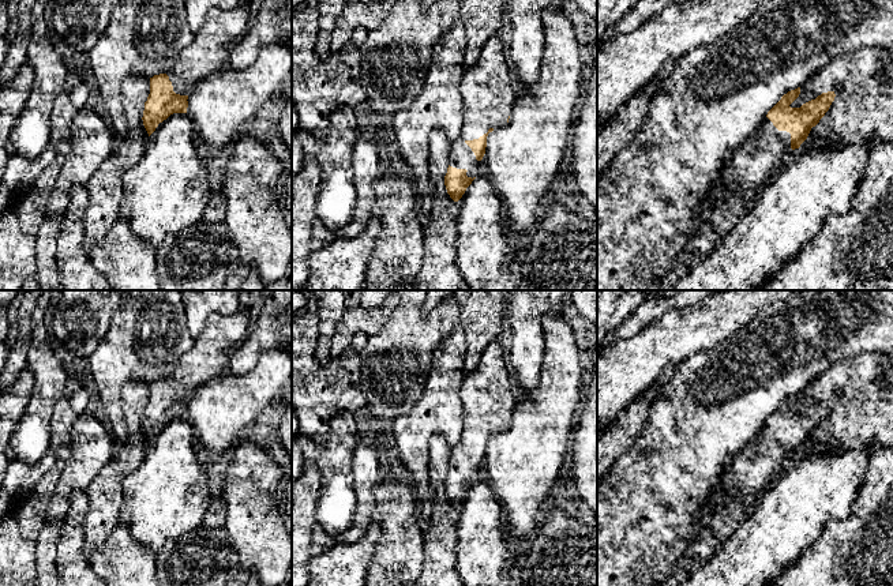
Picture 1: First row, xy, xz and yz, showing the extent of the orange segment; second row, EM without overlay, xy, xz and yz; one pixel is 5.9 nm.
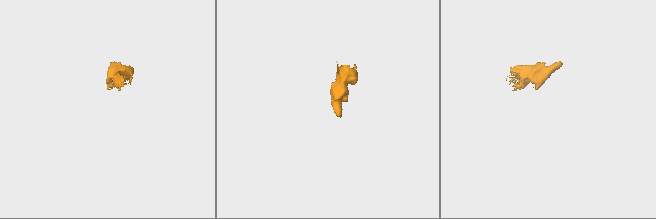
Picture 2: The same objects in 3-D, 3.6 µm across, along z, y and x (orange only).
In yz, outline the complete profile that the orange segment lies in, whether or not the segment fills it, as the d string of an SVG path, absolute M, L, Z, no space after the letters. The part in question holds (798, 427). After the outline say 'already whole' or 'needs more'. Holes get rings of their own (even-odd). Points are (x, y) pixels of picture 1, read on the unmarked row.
M800 392L788 397L757 429L757 442L742 447L731 459L736 477L748 482L769 482L807 444L813 432L829 416L834 397L822 398L800 413L789 410L799 402Z | needs more

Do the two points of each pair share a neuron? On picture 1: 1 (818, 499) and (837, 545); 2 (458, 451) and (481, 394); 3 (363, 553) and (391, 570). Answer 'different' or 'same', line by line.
1: different
2: same
3: different

